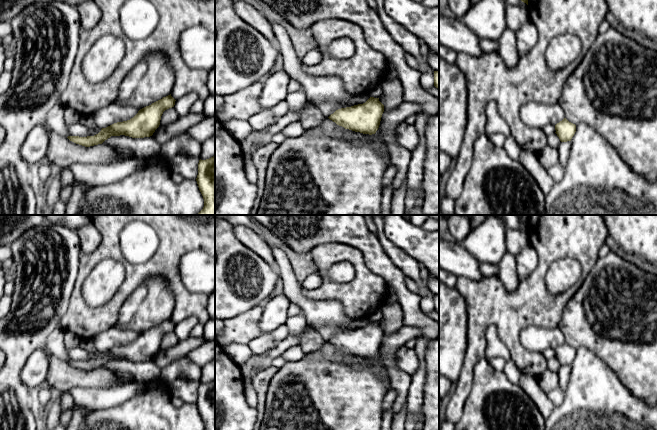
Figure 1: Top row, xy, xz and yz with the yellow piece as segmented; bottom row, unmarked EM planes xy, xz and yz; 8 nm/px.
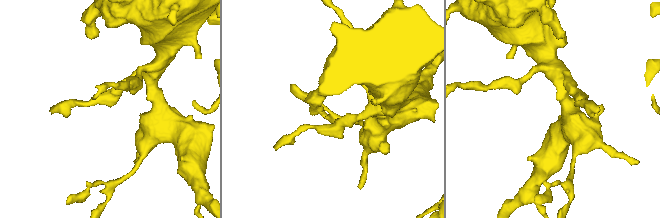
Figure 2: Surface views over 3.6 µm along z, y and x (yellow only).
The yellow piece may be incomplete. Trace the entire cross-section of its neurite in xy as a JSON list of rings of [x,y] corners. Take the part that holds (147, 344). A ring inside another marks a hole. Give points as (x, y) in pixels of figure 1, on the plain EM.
[[[170,318],[140,333],[130,344],[117,346],[106,352],[102,352],[101,355],[94,360],[68,360],[67,362],[76,368],[90,371],[102,368],[111,360],[125,359],[132,362],[150,361],[159,351],[163,336],[174,331],[175,325]]]

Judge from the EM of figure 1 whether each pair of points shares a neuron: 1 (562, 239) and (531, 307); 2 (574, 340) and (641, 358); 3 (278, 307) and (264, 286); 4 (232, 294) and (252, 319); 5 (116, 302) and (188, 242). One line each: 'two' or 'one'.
1: one
2: one
3: two
4: two
5: one

